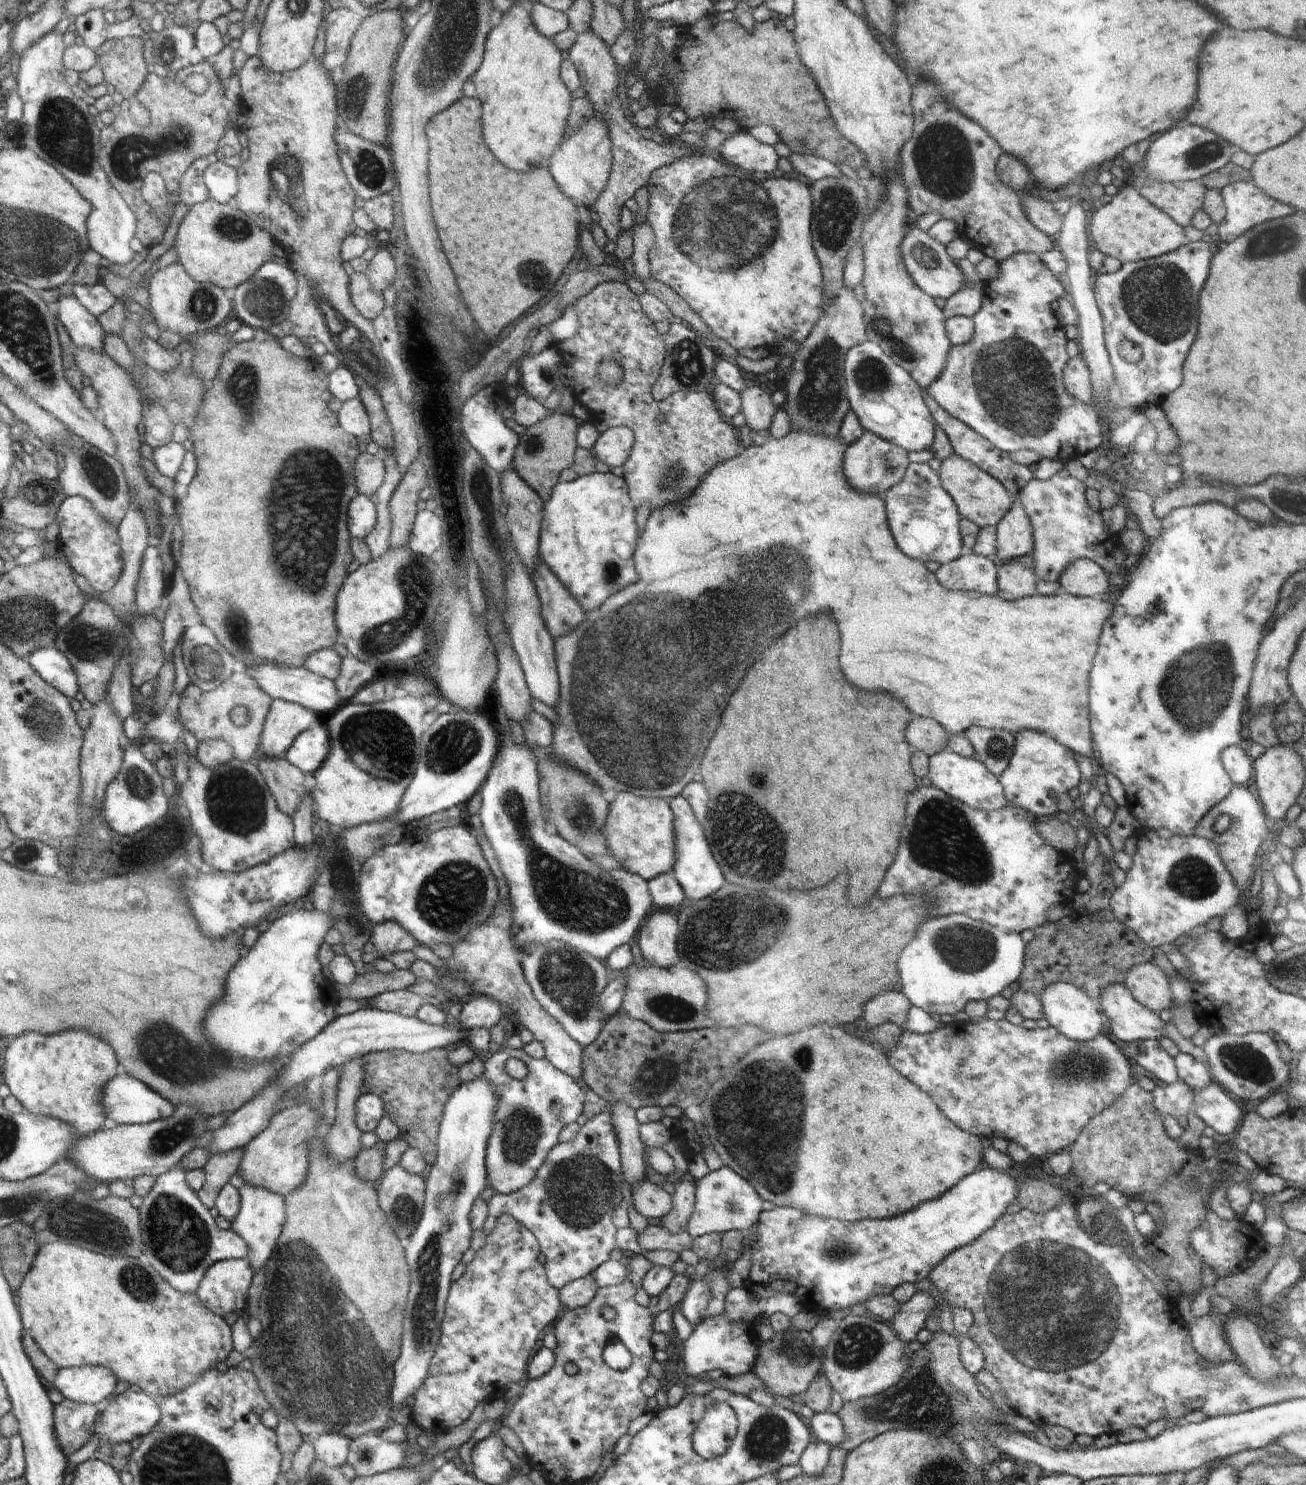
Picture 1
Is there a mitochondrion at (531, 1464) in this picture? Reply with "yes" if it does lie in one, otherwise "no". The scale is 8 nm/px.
no

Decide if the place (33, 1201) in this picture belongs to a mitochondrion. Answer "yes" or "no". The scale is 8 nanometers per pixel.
yes

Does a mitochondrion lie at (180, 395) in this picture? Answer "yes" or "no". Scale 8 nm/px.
yes

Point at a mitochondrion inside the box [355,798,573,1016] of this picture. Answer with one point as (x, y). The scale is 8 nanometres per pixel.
(459, 887)

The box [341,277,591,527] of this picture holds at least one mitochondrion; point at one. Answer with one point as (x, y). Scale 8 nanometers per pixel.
(534, 446)

